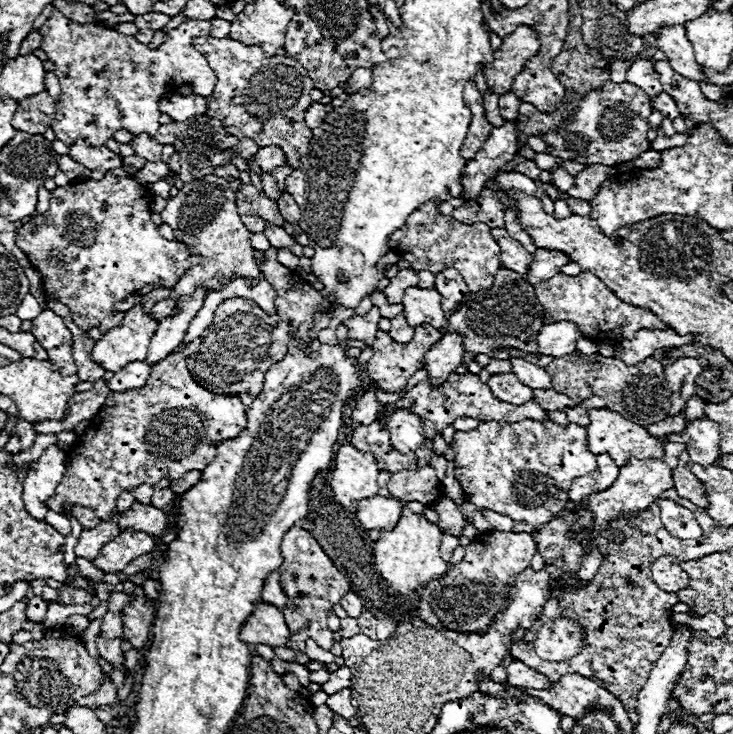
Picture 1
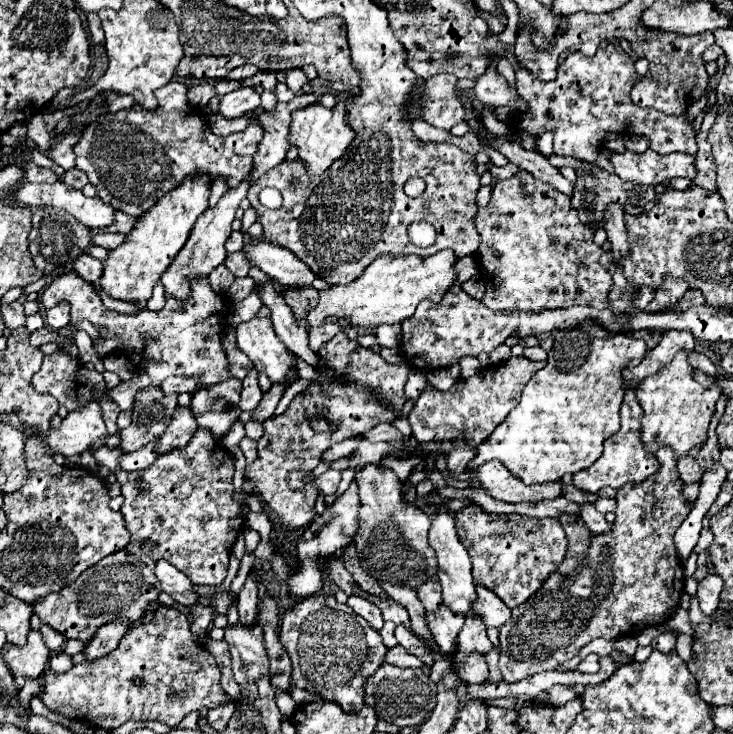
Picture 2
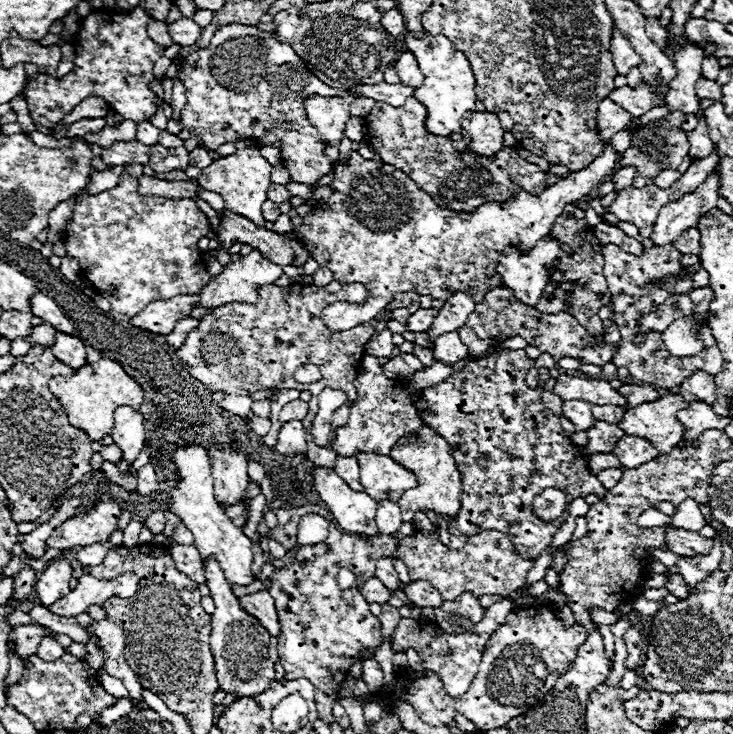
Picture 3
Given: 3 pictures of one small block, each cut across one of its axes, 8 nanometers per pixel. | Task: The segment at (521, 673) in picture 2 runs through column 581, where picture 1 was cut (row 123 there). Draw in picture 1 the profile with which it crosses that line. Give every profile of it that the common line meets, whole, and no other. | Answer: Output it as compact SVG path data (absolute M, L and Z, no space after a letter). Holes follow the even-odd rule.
M608 80L602 90L588 92L580 102L578 110L568 120L564 120L556 132L546 134L544 142L550 146L550 154L554 158L572 160L576 164L614 166L630 162L650 148L648 140L650 114L652 114L650 96L644 90L628 82L616 84Z

